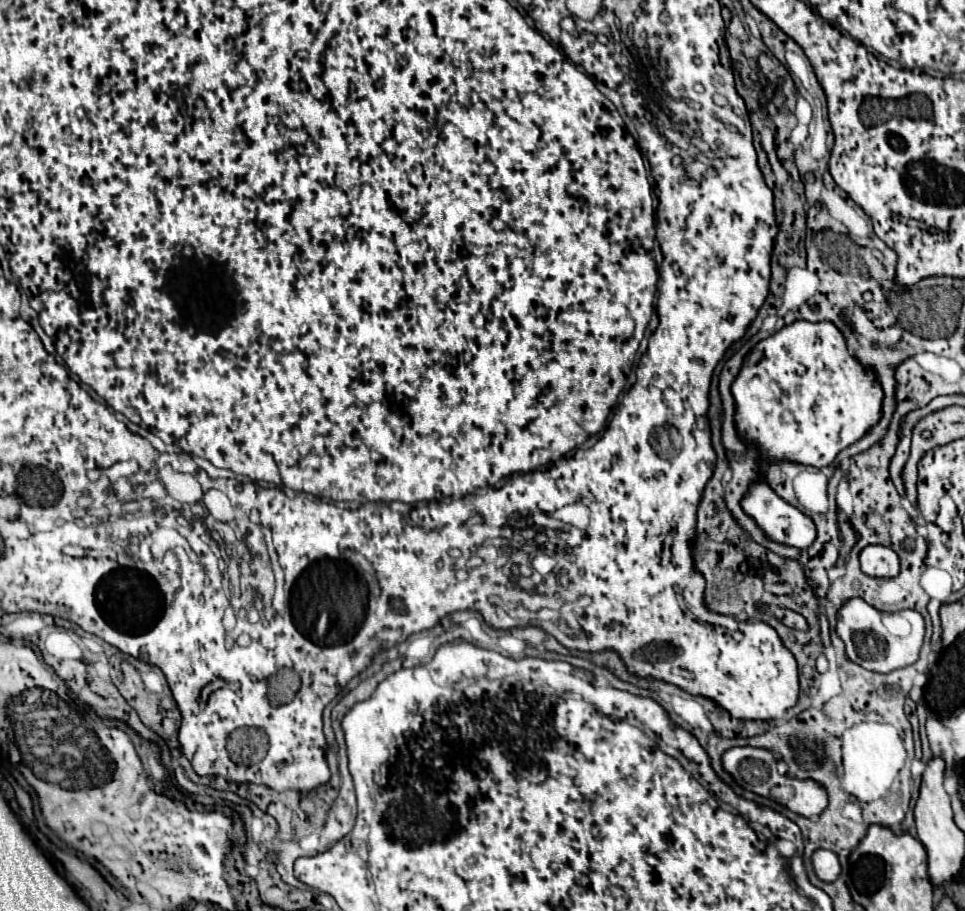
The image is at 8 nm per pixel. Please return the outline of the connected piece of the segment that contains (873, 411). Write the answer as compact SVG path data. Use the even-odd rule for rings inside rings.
M794 321L772 337L760 341L754 353L748 353L738 373L732 395L736 401L736 427L750 445L760 451L764 461L788 459L812 467L830 465L836 455L862 439L882 417L884 391L872 367L864 367L846 349L842 331L832 321Z

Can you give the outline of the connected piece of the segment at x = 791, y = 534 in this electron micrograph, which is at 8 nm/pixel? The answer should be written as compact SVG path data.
M758 481L748 489L748 493L742 499L742 507L748 515L752 515L756 519L756 523L766 531L766 535L778 543L786 543L786 545L792 545L798 549L808 549L812 545L812 541L816 539L814 521L808 515L804 515L800 509L782 501L764 481Z

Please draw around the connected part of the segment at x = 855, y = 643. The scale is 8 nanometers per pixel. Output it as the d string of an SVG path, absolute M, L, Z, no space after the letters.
M862 599L848 601L838 611L838 635L846 643L846 655L860 667L874 673L890 673L912 665L918 659L918 651L924 639L924 619L918 611L896 611L884 613L874 609Z

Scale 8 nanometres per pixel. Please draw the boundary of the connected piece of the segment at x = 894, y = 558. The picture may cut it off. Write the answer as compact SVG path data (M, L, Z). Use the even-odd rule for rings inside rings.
M870 545L860 553L860 567L870 577L896 577L900 573L898 555L882 545Z

